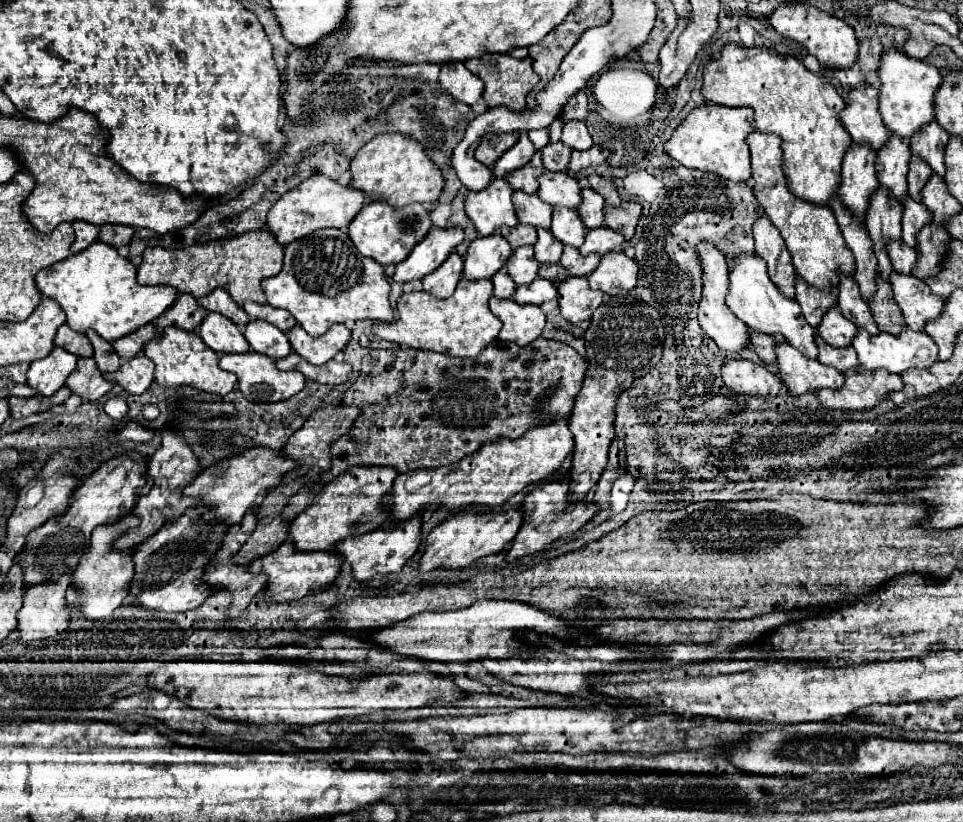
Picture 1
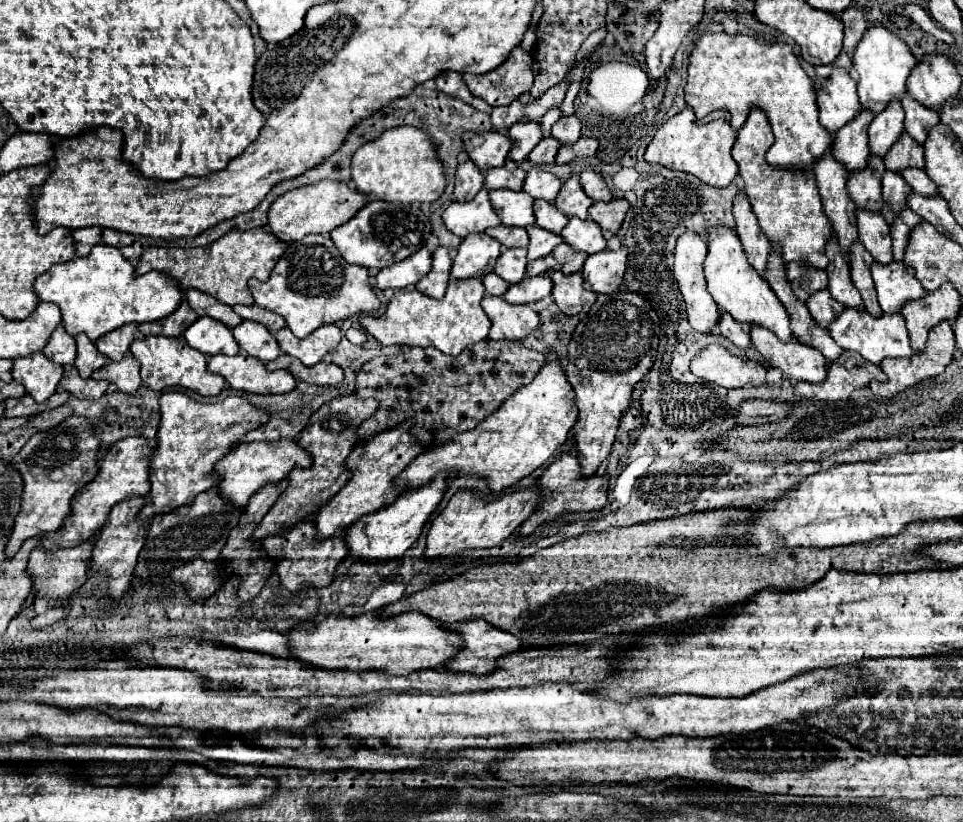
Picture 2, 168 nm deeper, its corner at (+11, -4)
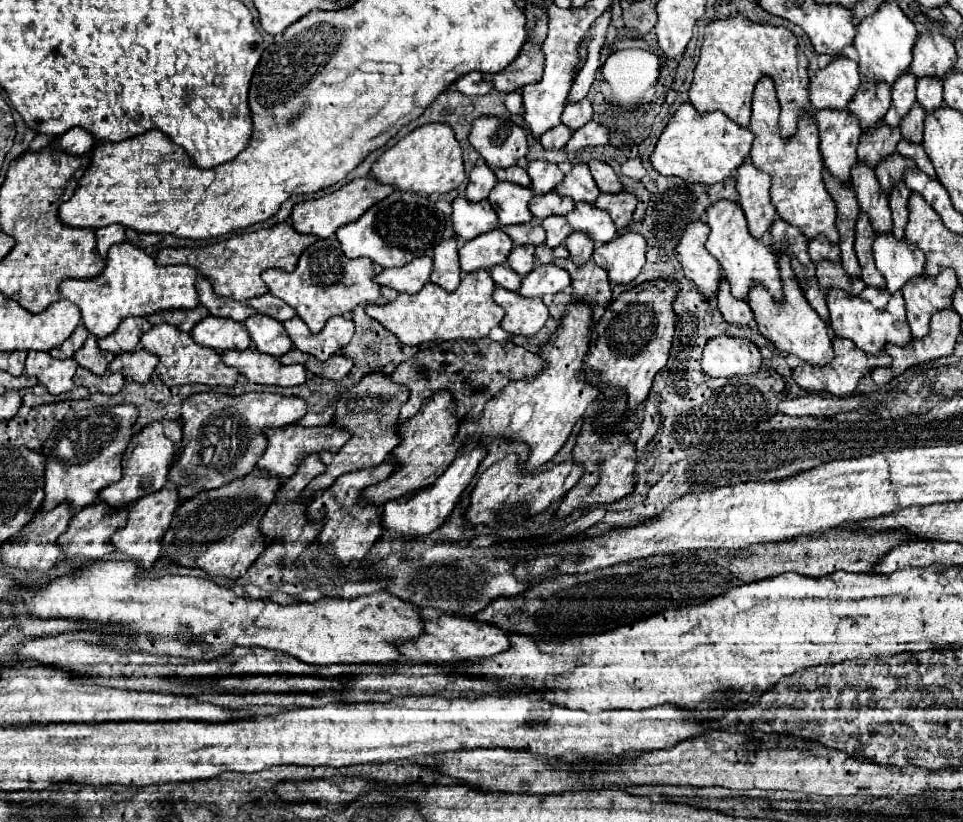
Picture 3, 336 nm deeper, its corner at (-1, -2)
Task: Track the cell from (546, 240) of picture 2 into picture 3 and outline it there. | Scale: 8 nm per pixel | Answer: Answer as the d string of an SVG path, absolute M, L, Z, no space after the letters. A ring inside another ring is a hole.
M559 215L545 217L543 219L543 229L547 231L547 241L545 241L547 247L561 245L573 233L573 229L567 225L567 219L559 217Z

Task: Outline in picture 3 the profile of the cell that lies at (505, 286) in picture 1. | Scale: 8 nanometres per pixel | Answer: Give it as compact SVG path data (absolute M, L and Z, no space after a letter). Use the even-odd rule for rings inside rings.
M497 265L491 269L491 277L495 281L495 285L503 287L503 289L509 289L509 291L517 291L519 285L521 285L521 277L509 269L507 265Z

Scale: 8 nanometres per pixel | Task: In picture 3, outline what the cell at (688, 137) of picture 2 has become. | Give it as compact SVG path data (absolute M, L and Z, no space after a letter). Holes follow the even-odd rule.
M681 105L669 125L663 129L651 165L663 175L677 175L687 183L721 183L731 179L737 169L747 161L753 145L753 133L735 125L723 113L713 111L701 115L693 105Z

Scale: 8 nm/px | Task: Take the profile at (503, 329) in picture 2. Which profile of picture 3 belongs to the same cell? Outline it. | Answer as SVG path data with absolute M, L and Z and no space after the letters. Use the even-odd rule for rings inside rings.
M497 287L493 293L493 299L497 305L505 309L505 317L501 321L501 327L509 335L535 335L547 321L547 307L545 303L537 299L521 297L515 291L507 291L503 287Z

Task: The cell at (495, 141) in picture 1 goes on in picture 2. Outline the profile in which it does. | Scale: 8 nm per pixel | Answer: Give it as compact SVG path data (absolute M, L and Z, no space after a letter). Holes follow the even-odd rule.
M483 131L477 137L477 139L481 139L481 143L475 143L473 135L475 133L465 133L463 135L463 143L465 143L465 151L467 151L469 159L481 171L487 171L487 169L493 169L493 167L503 167L513 141L503 133Z

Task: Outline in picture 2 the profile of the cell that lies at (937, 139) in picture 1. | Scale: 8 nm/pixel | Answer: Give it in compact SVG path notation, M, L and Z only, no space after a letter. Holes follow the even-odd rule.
M907 93L901 97L901 103L905 109L905 131L921 145L927 139L927 131L939 123L939 115L917 103L917 99L911 99Z

